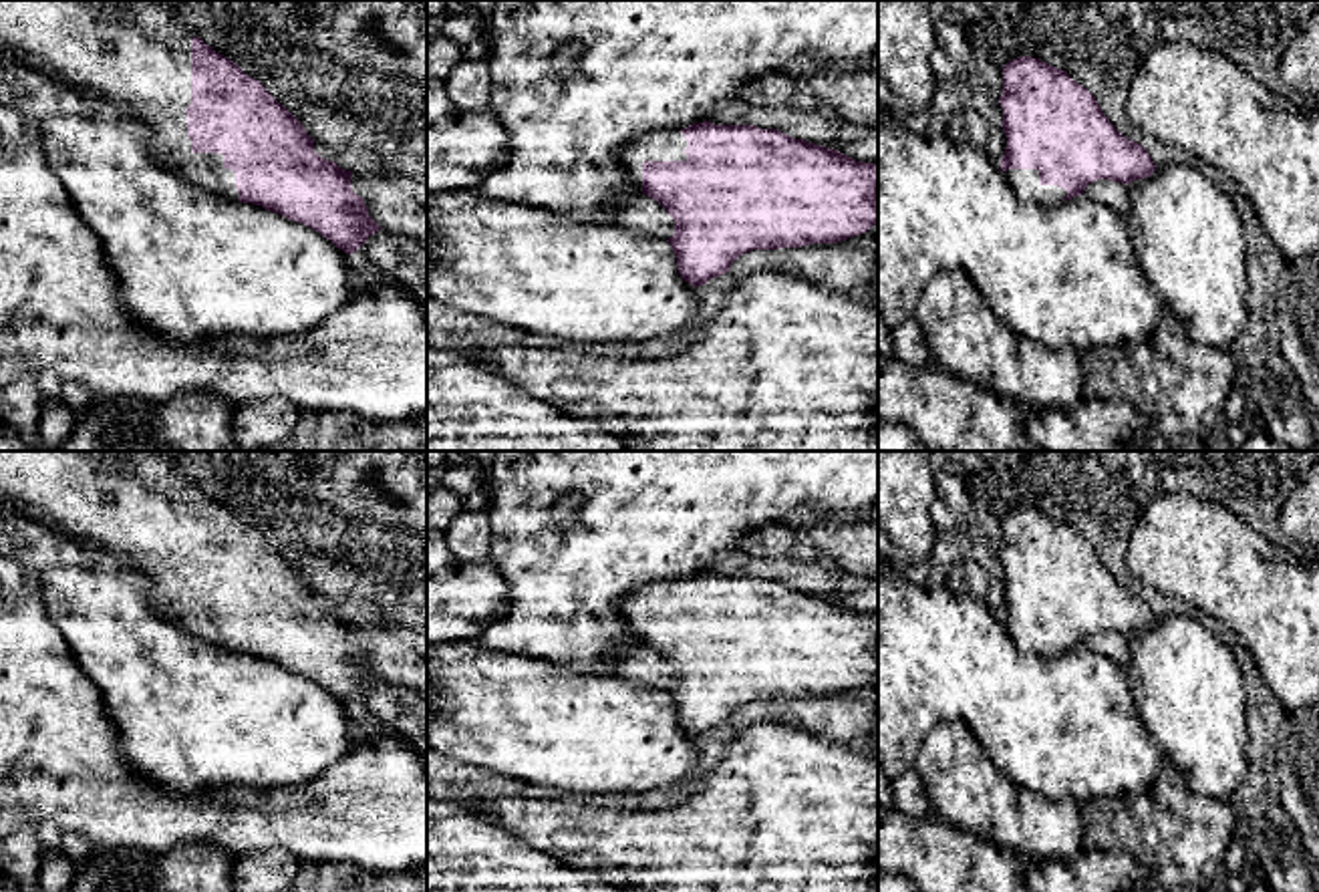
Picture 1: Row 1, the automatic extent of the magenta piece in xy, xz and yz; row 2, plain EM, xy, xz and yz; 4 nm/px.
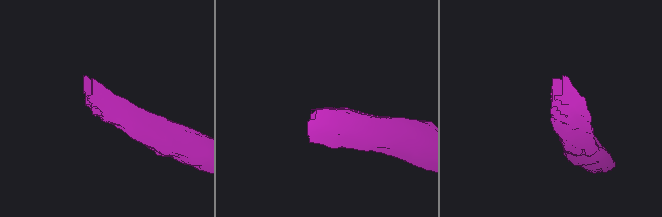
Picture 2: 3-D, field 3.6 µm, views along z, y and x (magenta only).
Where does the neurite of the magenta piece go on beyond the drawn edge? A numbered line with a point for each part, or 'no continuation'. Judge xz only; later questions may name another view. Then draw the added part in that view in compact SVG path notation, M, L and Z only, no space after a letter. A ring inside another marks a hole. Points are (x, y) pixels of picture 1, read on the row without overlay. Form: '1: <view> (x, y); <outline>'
1: xz (657, 597); M681 580L650 582L624 598L618 598L608 612L620 618L636 642L642 642L644 612L685 612L687 590Z

